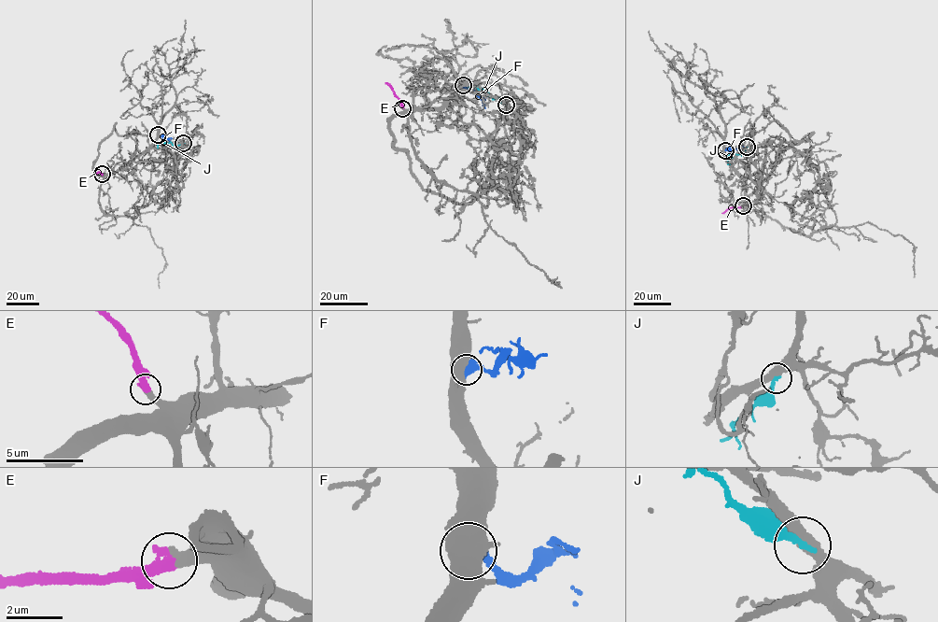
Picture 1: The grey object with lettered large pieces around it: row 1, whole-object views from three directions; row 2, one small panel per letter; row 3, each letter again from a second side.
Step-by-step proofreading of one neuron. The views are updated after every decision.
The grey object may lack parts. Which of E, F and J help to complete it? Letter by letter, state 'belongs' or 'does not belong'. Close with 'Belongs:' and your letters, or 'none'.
E: belongs
F: does not belong
J: does not belong
Belongs: E

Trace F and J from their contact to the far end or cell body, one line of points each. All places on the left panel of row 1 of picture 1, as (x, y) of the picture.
F: (158, 134), (168, 140), (169, 137)
J: (183, 143), (174, 146), (164, 142), (158, 148)

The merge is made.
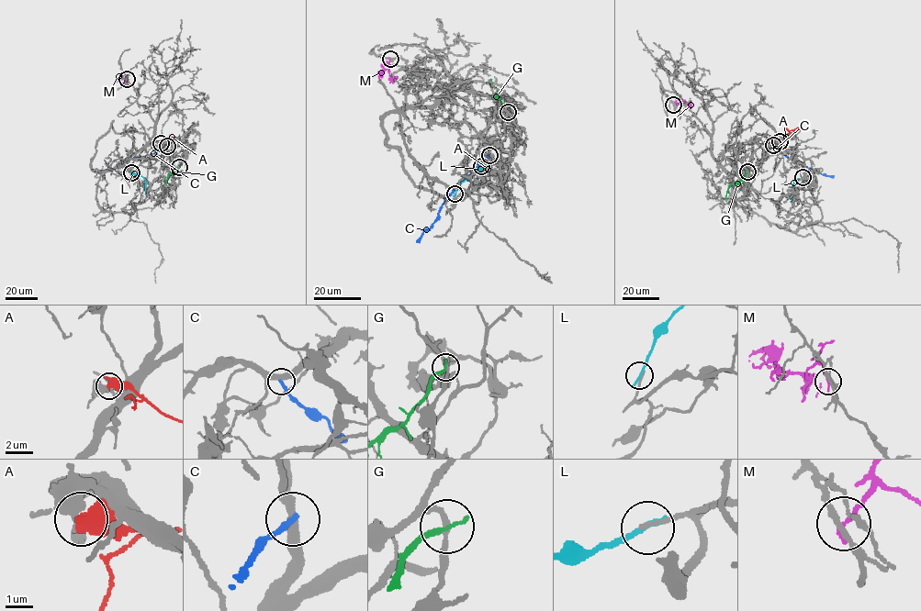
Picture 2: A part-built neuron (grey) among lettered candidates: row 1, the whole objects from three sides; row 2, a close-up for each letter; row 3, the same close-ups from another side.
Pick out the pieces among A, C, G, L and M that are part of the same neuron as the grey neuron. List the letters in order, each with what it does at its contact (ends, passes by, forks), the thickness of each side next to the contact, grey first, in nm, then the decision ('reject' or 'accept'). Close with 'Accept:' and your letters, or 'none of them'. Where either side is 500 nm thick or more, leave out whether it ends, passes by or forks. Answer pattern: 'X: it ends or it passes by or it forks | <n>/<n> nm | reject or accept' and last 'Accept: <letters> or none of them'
A: 400/700 nm | reject
C: it ends | 320/240 nm | reject
G: it ends | 190/220 nm | reject
L: it ends | 170/220 nm | reject
M: it ends | 190/190 nm | reject
Accept: none of them

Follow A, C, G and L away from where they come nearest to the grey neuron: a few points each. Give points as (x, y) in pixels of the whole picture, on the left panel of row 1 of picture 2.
A: (161, 143), (170, 143), (174, 140)
C: (167, 146), (150, 155), (133, 157), (115, 169), (99, 171)
G: (178, 168), (168, 175), (166, 183)
L: (130, 172), (141, 176), (146, 182), (148, 195)

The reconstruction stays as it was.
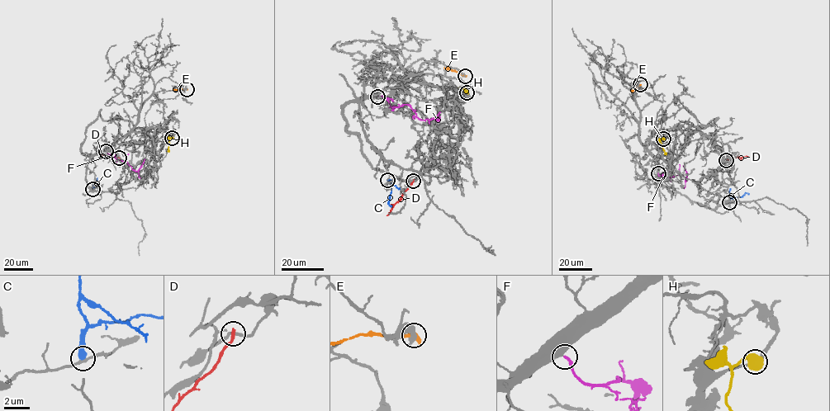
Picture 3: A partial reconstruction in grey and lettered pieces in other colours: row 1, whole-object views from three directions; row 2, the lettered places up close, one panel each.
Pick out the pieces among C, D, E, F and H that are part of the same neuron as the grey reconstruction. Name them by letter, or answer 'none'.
F

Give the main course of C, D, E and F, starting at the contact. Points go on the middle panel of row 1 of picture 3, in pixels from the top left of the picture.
C: (387, 180), (391, 190), (388, 203), (391, 206)
D: (413, 180), (386, 214)
E: (465, 76), (444, 68)
F: (377, 96), (386, 97), (392, 107), (409, 105), (420, 119), (438, 120), (439, 116)

